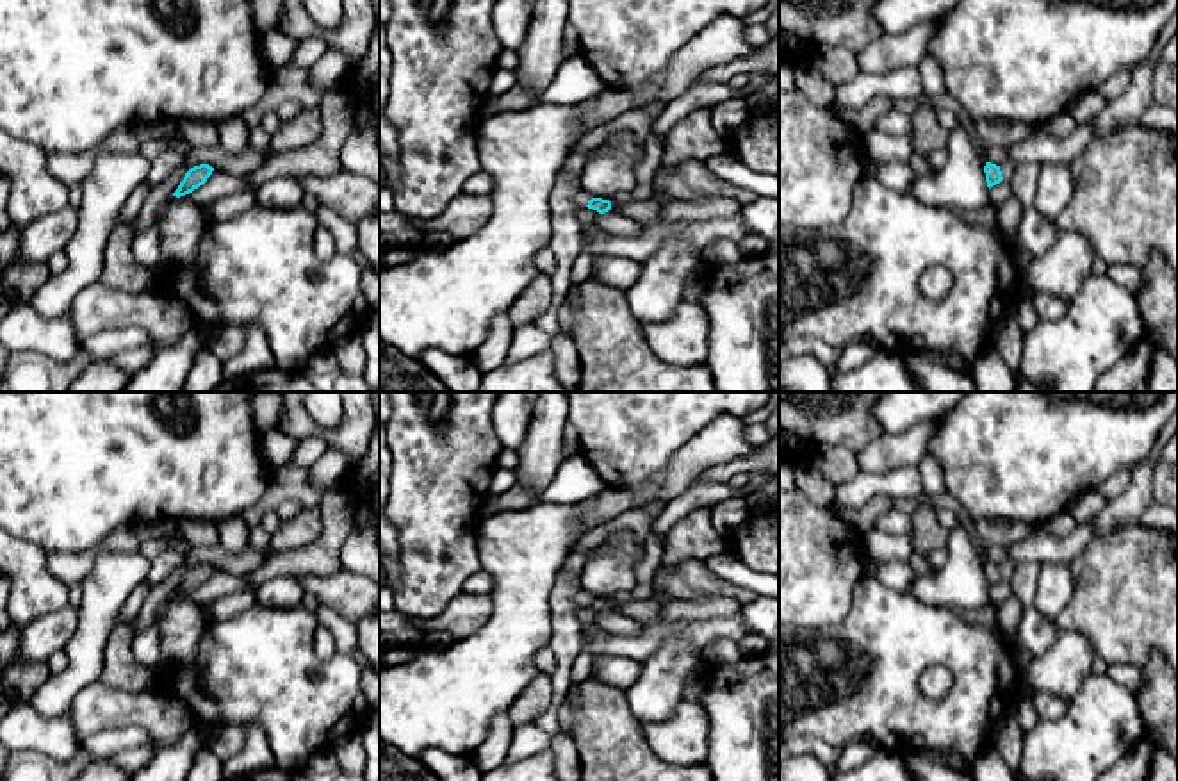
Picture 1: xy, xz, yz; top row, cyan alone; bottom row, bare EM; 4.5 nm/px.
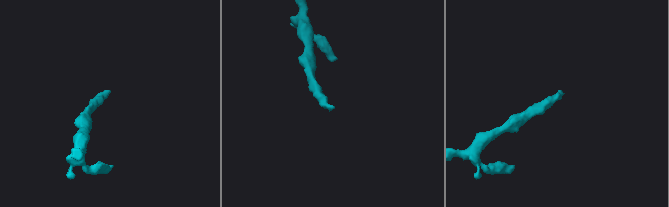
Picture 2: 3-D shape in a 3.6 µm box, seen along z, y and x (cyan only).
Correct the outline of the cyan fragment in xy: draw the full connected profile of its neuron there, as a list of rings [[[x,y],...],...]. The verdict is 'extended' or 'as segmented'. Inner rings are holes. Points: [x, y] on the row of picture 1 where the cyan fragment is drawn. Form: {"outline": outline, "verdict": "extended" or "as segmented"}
{"outline": [[[200,164],[200,166],[191,168],[185,173],[184,180],[180,182],[178,189],[173,193],[173,196],[180,198],[192,193],[194,189],[198,189],[200,185],[207,182],[212,171],[214,168],[209,164]]], "verdict": "as segmented"}

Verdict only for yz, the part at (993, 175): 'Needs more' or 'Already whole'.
Needs more

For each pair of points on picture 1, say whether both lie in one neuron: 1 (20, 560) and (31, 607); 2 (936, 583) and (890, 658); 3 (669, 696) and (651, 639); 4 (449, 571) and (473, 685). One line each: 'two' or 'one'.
1: one
2: two
3: two
4: two

